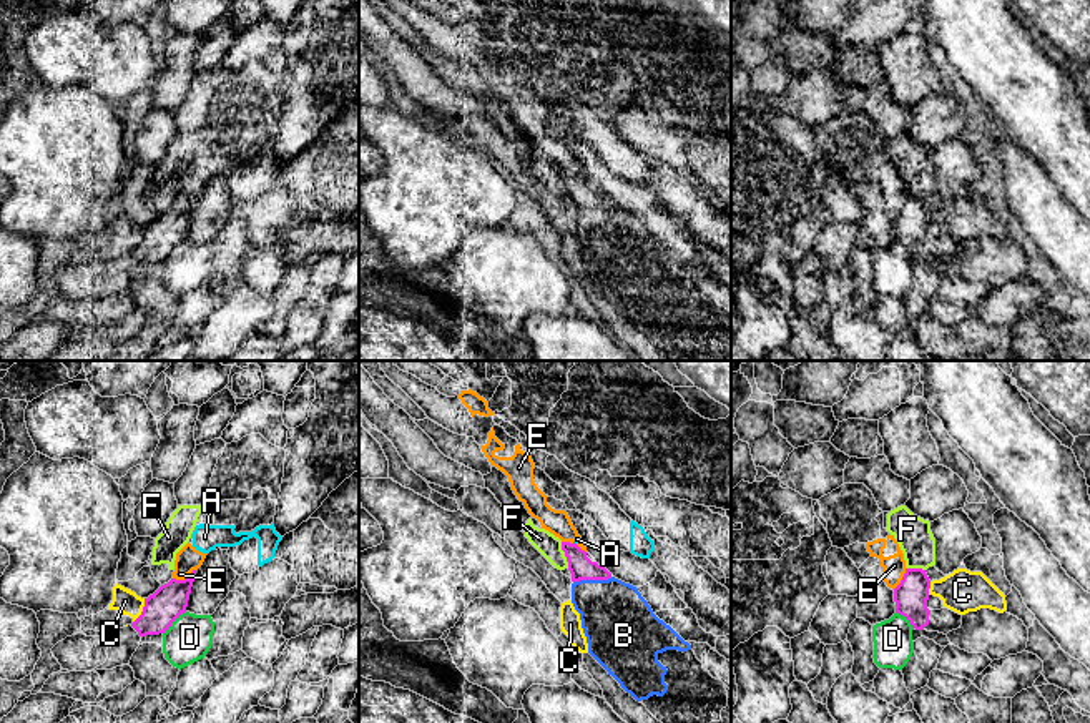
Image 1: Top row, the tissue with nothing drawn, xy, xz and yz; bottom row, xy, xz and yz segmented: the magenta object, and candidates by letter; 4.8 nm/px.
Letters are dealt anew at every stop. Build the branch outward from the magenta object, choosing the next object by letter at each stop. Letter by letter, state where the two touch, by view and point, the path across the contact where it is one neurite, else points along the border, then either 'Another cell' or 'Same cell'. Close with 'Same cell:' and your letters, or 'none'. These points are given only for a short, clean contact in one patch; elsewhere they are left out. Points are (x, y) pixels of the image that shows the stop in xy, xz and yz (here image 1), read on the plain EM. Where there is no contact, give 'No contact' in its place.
A: Touches magenta at xz (575, 172). Boundary: xz (574, 170), (577, 173). Another cell
B: Touches magenta at xz (592, 206). Path across: xz (580, 195), (592, 206), (594, 220), (617, 248). Same cell
C: Touches magenta at xy (143, 238). Another cell
D: Touches magenta at xy (173, 248). Another cell
E: Touches magenta at xy (185, 206). Boundary: xy (195, 196), (183, 206), (173, 206). Another cell
F: Touches magenta at xz (565, 183). Boundary: xz (560, 170), (569, 195). Another cell
Same cell: B

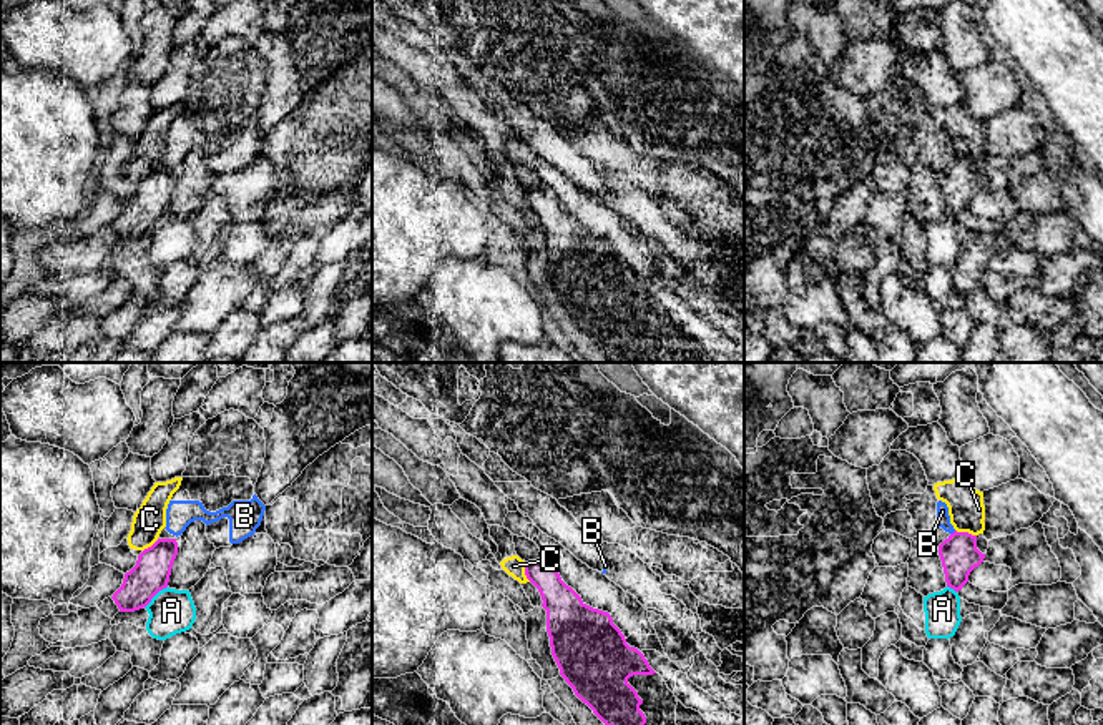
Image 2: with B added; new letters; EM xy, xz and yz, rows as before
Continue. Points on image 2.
A: Touches magenta at xy (155, 221). Another cell
B: Touches magenta at yz (954, 160). Boundary: yz (955, 158), (951, 162). Another cell
C: Touches magenta at yz (965, 160). Another cell
Same cell: none

